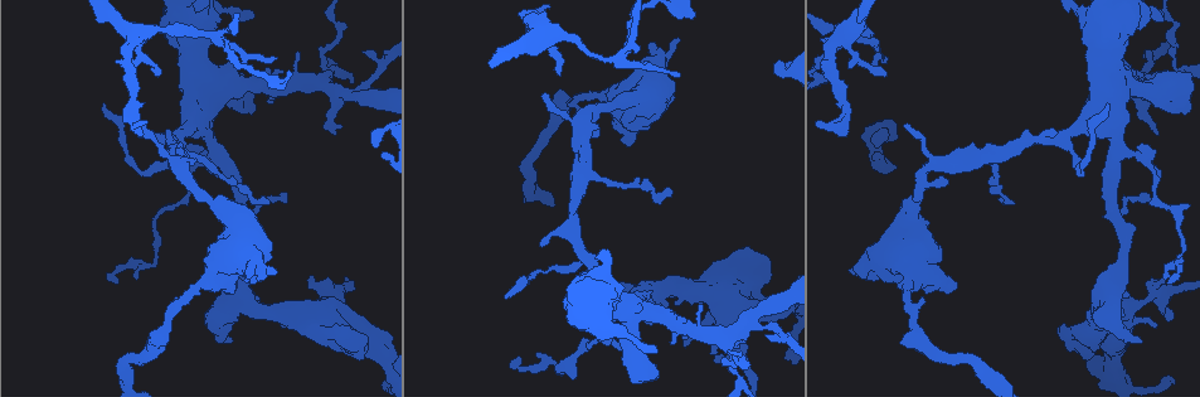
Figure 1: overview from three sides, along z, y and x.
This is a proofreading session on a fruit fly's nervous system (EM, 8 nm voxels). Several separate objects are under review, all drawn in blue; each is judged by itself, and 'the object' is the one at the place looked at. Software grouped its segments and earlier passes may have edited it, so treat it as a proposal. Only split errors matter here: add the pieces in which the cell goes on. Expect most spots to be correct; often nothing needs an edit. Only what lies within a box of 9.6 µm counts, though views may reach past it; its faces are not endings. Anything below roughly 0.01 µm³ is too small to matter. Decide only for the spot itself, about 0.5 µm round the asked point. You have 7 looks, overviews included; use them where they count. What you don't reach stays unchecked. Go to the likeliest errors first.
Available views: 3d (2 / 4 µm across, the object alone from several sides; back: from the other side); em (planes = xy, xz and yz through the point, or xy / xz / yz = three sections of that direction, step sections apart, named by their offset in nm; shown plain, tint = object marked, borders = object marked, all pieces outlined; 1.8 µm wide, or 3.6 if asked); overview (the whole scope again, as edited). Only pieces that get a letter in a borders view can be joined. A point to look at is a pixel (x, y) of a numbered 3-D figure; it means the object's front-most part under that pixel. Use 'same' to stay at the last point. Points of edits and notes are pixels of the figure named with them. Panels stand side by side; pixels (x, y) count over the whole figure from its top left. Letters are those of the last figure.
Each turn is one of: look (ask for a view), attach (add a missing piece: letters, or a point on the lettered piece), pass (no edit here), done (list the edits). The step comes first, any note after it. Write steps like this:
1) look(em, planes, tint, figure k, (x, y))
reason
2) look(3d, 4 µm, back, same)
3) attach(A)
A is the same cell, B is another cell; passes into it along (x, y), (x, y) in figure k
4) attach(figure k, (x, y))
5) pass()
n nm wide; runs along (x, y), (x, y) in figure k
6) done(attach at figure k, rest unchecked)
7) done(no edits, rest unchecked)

look(3d, 2 µm, figure 1, (874, 144))
branch stops here

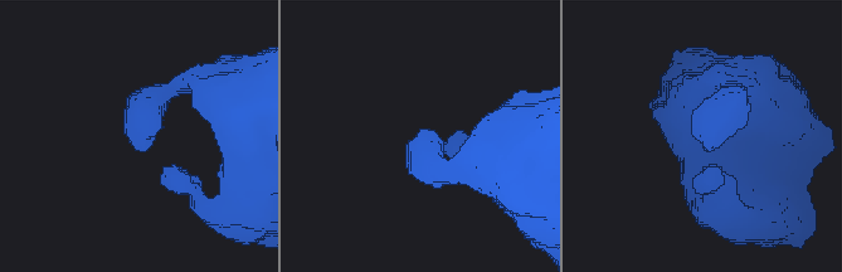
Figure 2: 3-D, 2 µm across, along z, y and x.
look(em, planes, borders, figure 2, (706, 148))

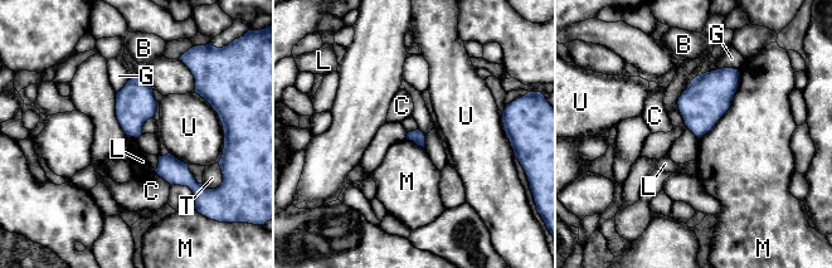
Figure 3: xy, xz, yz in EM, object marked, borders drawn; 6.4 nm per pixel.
pass()
B, C, G, L, M, T and U are other cells; border along (739, 69), (716, 68), (697, 76) in figure 3; no lettered piece goes on from it

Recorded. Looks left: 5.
look(em, xz, step 4, tint, figure 1, (223, 38))
four arms meet

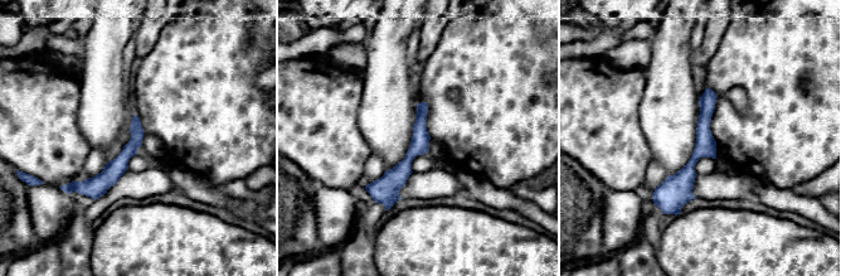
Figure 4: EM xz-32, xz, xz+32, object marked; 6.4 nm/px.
look(em, planes, borders, same)
another direction

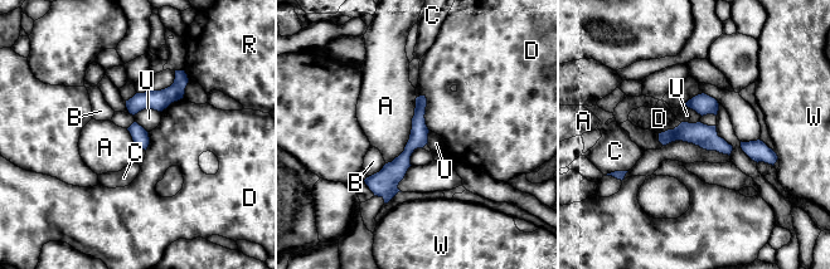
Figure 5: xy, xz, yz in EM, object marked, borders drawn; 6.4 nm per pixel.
pass()
A, B, C, D, R, U and W are other cells; none of them fits

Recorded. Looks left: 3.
look(3d, 4 µm, figure 1, (522, 360))
free end

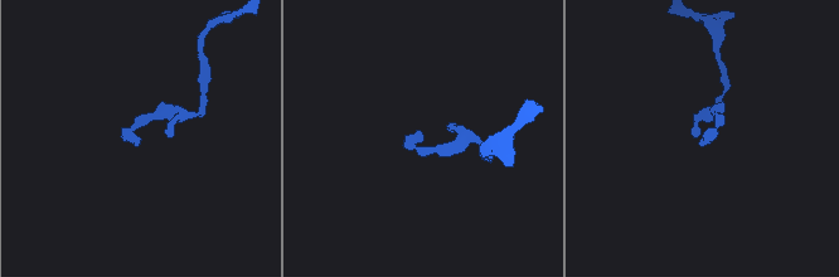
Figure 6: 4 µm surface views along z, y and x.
look(em, xy, step 16, tint, figure 6, (703, 138))
shape alone is not enough

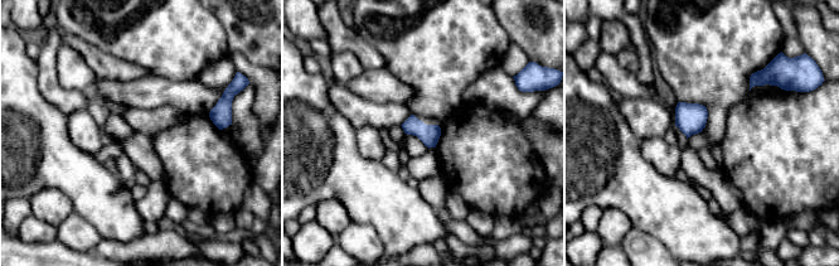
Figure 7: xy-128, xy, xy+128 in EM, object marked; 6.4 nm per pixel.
look(em, planes, borders, same)
another direction

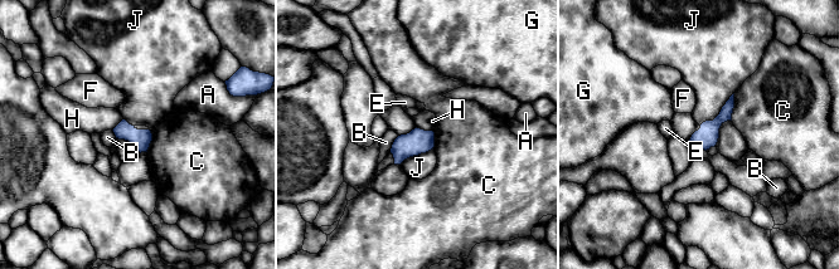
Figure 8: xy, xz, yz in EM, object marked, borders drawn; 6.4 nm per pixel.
pass()
A, B, C, E, F, G, H and J are other cells; border along (416, 126), (432, 131) in figure 8; no lettered piece goes on from it

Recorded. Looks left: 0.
done(no edits, rest unchecked)

